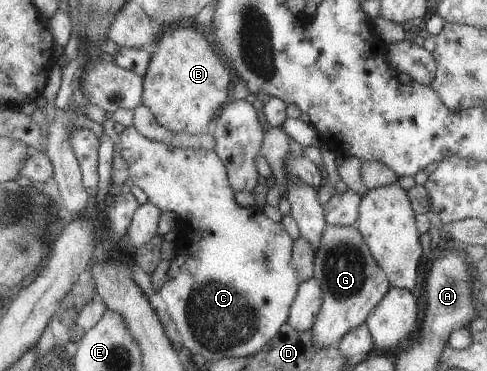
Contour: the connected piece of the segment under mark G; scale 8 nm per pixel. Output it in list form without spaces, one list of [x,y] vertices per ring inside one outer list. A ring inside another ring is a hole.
[[[326,225],[318,249],[314,251],[312,277],[322,290],[322,303],[310,328],[310,341],[317,350],[339,344],[351,329],[364,324],[390,289],[388,280],[371,258],[355,225]]]

